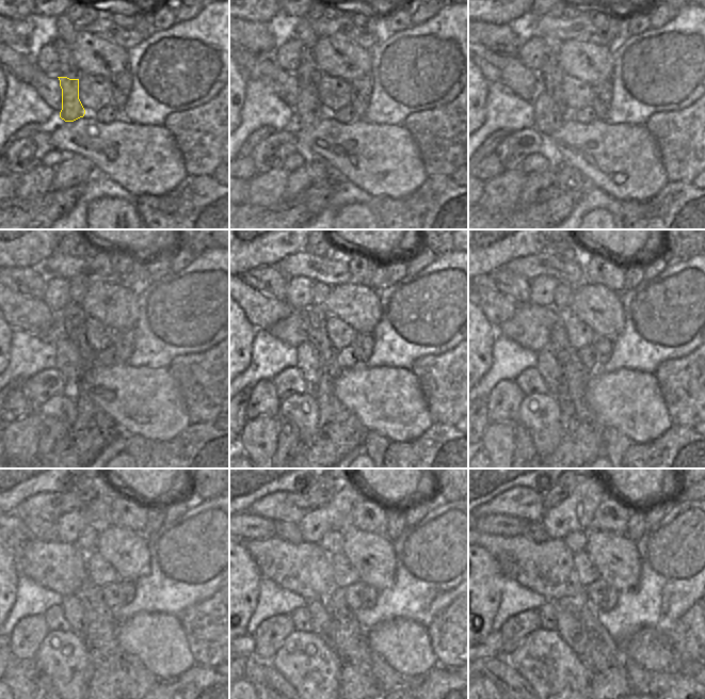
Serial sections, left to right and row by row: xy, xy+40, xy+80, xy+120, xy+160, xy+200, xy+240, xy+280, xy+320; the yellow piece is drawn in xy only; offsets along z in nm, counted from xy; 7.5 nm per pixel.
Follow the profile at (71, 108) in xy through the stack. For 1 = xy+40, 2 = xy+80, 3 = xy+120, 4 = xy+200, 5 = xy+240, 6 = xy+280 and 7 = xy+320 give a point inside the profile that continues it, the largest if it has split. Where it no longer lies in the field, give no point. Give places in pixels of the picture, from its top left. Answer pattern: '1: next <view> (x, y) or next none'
1: next xy+40 (308, 110)
2: next xy+80 (548, 114)
3: next xy+120 (68, 362)
4: next xy+200 (548, 366)
5: next xy+240 (105, 624)
6: next xy+280 (343, 625)
7: next xy+320 (599, 657)

